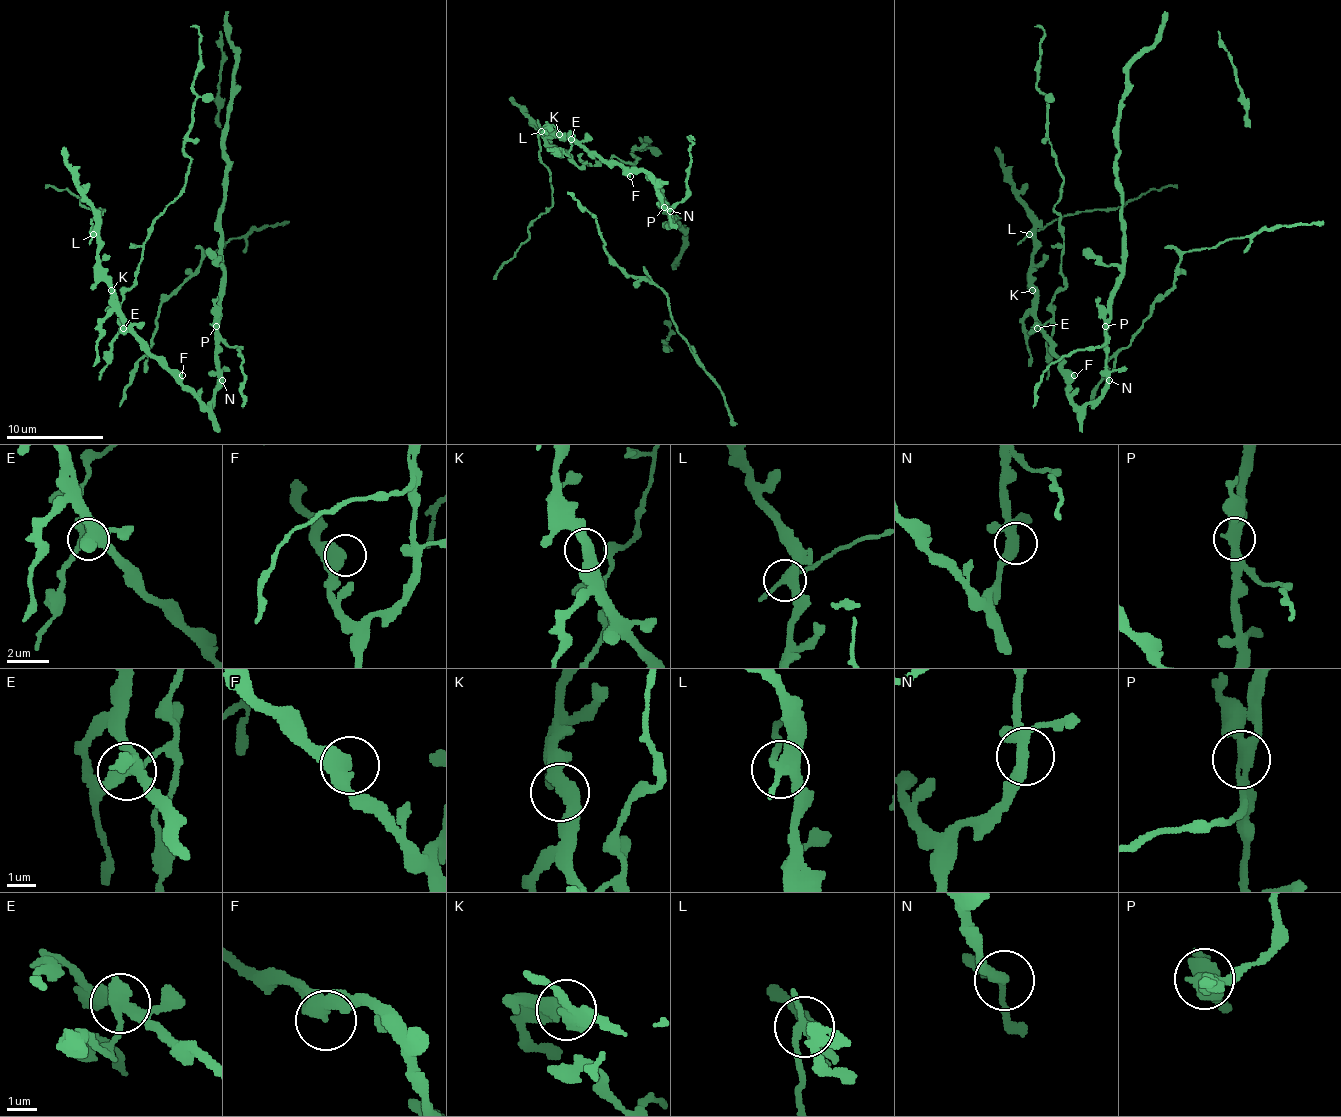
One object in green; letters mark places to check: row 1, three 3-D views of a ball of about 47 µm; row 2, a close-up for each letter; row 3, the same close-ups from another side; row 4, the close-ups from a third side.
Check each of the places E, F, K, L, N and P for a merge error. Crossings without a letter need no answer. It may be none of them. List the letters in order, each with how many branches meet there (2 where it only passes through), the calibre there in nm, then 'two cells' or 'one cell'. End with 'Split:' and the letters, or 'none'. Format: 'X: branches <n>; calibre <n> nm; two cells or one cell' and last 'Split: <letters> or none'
E: branches 4; calibre 400 nm; two cells
F: branches 2; calibre 440 nm; one cell
K: branches 2; calibre 460 nm; one cell
L: branches 4; calibre 340 nm; two cells
N: branches 4; calibre 320 nm; one cell
P: branches 2; calibre 440 nm; two cells
Split: E, L, P

